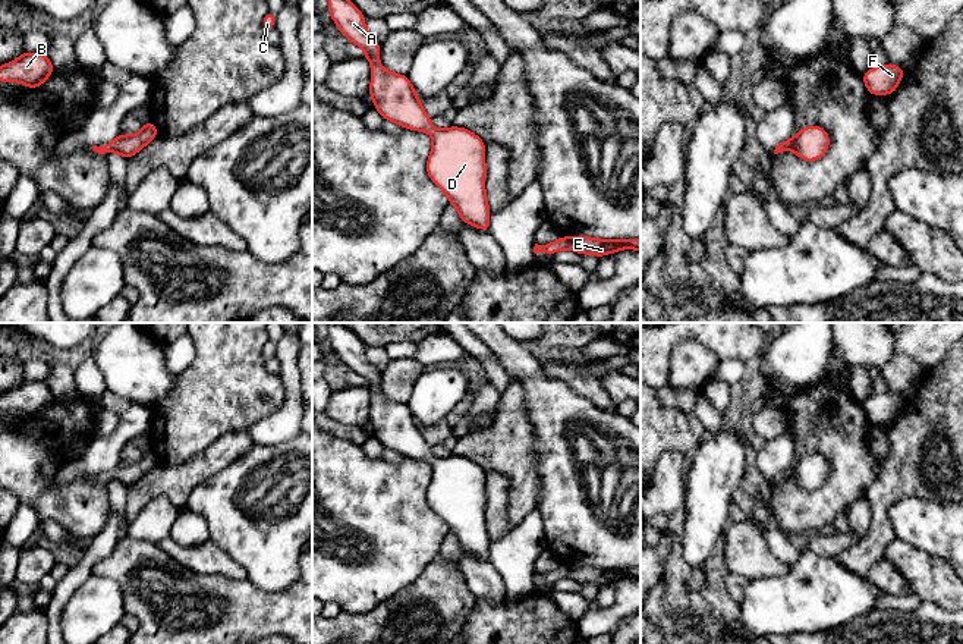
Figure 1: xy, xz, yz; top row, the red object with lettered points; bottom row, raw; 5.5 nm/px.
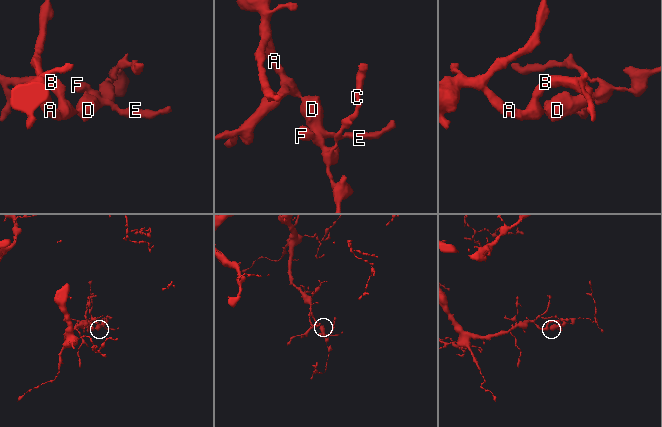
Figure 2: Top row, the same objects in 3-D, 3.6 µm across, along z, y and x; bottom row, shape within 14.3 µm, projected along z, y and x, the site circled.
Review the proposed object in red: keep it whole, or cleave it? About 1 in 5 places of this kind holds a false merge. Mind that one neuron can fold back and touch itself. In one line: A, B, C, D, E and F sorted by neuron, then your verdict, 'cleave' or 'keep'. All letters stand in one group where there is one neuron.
A B C D E F; keep

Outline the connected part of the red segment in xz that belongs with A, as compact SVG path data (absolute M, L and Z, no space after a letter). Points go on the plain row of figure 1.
M328 323L328 342L340 361L359 374L371 392L369 424L377 440L405 458L432 465L432 478L427 489L428 505L456 535L462 550L490 562L485 471L465 456L432 456L407 405L388 400L380 393L380 371L369 364L364 342L349 327Z

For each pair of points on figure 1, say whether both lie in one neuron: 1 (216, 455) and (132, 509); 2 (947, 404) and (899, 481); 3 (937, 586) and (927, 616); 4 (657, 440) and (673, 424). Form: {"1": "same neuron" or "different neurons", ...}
{"1": "same neuron", "2": "same neuron", "3": "different neurons", "4": "same neuron"}

